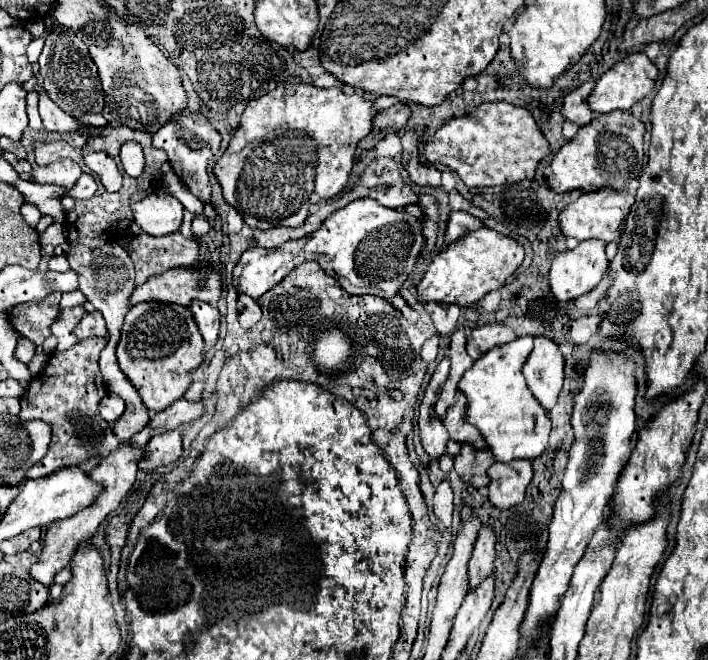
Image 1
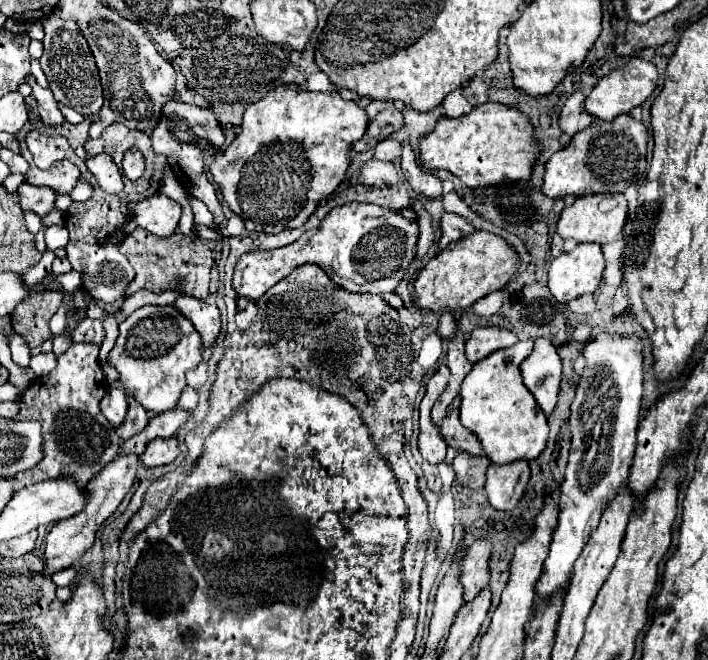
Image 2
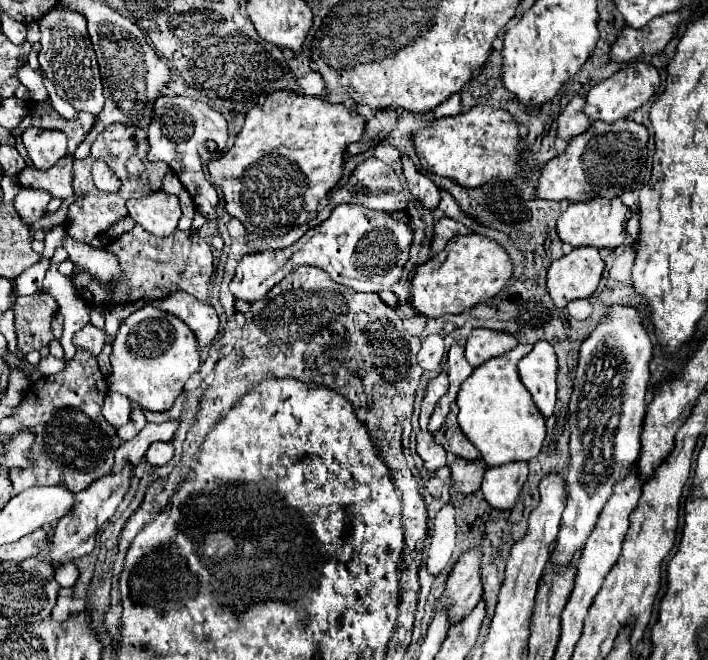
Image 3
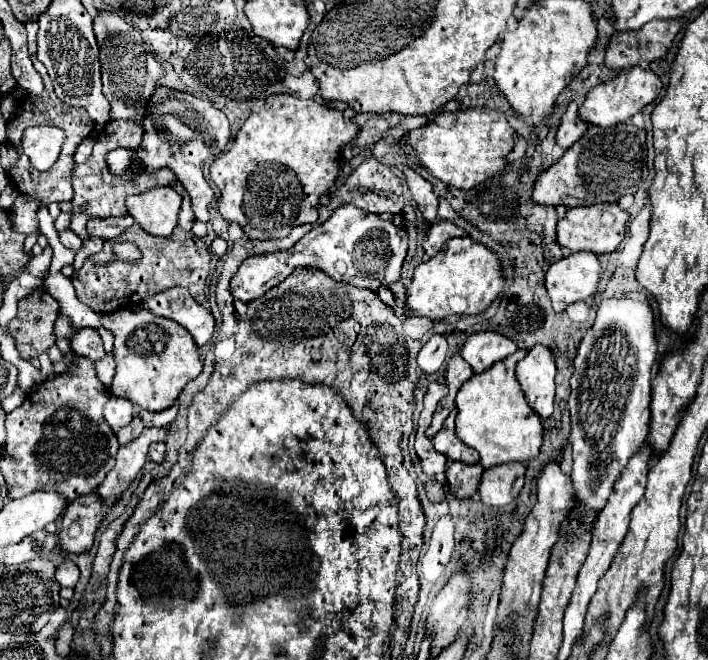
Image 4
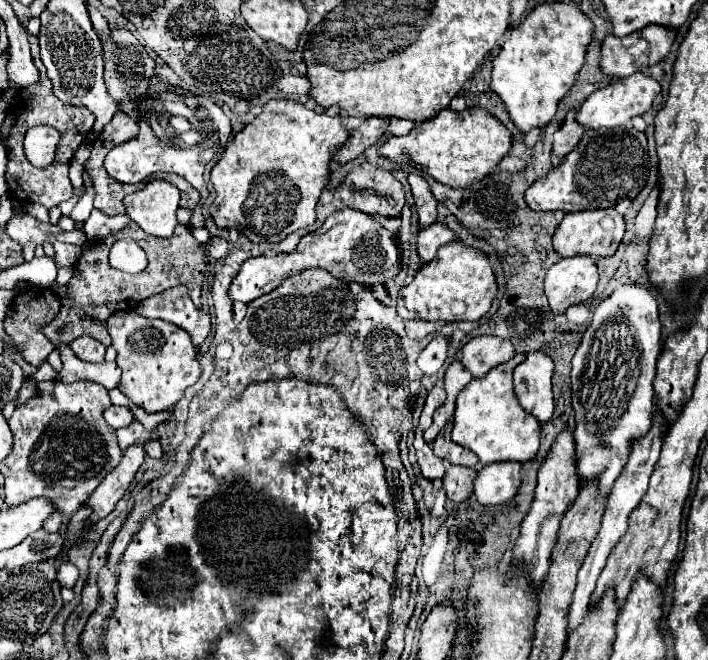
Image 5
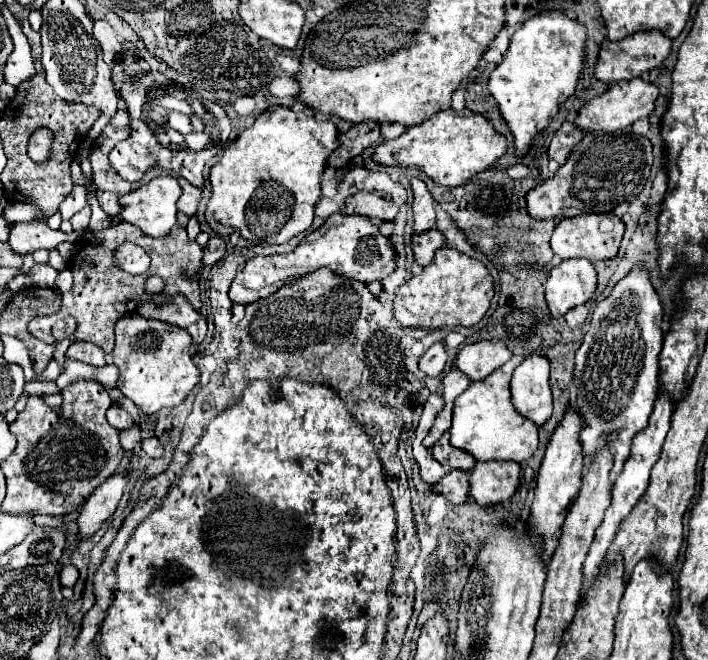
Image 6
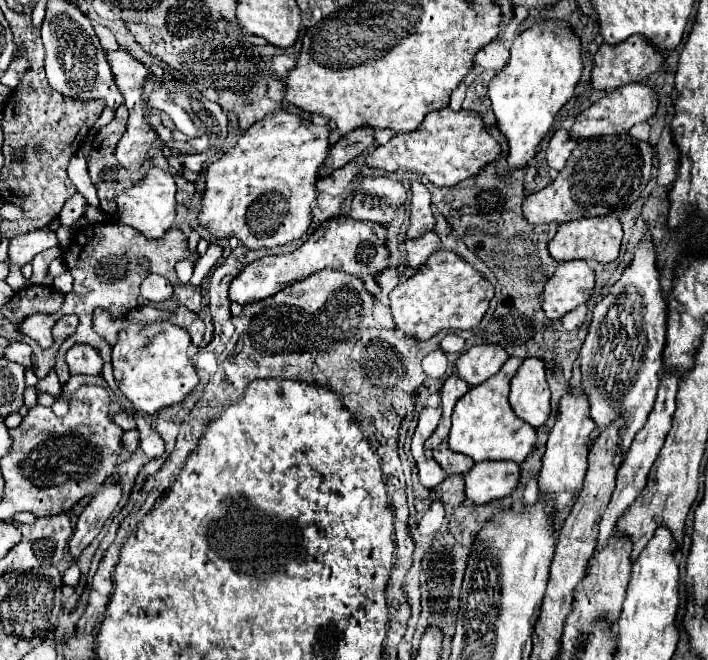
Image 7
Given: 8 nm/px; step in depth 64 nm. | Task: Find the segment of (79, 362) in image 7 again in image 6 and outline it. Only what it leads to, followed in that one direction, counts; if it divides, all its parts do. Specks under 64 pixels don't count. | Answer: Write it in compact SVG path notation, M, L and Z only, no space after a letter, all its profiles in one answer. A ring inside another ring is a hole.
M80 340L80 342L74 342L66 356L70 358L76 358L80 362L86 362L86 364L94 364L94 366L104 366L104 350L92 342L86 342L86 340Z

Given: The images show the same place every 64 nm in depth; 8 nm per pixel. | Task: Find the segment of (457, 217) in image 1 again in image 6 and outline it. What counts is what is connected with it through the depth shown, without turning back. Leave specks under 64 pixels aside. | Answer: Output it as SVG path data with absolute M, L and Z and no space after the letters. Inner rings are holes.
M430 228L422 234L412 236L414 260L422 266L426 266L434 258L434 252L442 246L446 246L446 238L444 238L444 232L440 232L438 228Z

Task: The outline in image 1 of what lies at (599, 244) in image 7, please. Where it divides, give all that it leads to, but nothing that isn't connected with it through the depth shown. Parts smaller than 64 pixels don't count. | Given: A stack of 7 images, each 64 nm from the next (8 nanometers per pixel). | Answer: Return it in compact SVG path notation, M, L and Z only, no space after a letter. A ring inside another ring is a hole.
M628 188L620 190L596 190L596 192L584 192L574 204L568 204L566 210L560 214L560 228L566 238L576 240L590 240L598 238L604 242L612 242L620 238L620 228L624 218L628 216L630 208L634 204L634 196Z

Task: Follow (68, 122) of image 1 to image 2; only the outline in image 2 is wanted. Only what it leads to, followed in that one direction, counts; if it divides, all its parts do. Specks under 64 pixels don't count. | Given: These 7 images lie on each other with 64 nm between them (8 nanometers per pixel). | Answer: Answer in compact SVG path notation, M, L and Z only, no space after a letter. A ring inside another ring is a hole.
M32 76L28 78L28 84L32 86L32 94L34 94L34 98L38 100L38 110L40 110L42 122L48 124L48 126L60 126L60 124L64 124L64 116L62 116L62 112L60 112L60 108L58 108L58 104L56 104L52 92L46 90L46 88L40 88L40 86L34 82Z

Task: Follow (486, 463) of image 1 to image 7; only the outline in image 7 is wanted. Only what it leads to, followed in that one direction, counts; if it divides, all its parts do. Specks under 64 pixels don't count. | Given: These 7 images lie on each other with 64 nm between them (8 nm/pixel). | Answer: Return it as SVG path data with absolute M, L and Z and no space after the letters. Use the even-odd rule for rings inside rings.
M452 474L448 476L440 486L434 488L436 492L436 500L448 504L448 506L460 506L464 500L466 500L466 494L464 494L464 476L460 474Z

